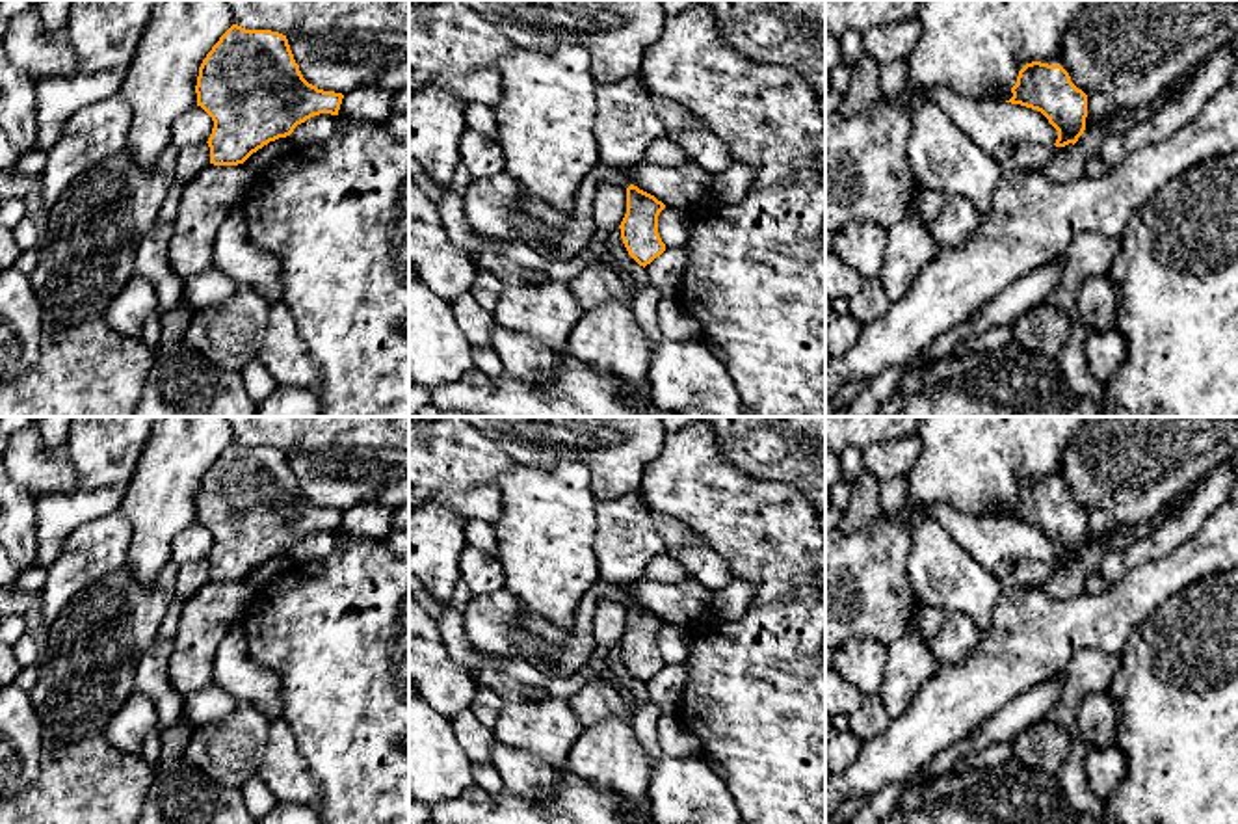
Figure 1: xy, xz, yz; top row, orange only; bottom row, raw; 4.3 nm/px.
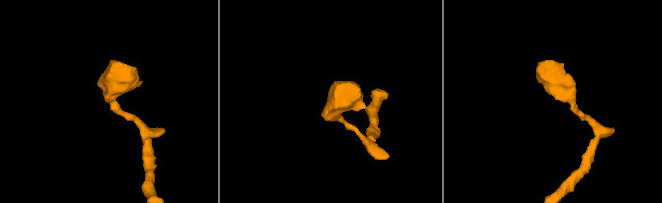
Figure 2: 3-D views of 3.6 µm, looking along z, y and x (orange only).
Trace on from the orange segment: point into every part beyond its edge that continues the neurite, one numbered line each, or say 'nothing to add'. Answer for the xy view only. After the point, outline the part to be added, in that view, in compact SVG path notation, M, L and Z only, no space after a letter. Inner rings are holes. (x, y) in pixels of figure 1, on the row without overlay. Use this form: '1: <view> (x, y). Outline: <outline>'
nothing to add

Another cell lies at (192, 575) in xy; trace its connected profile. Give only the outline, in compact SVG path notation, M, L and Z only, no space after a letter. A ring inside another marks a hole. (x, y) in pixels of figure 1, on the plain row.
M193 560L178 565L177 597L186 603L201 586L210 580L208 560Z

